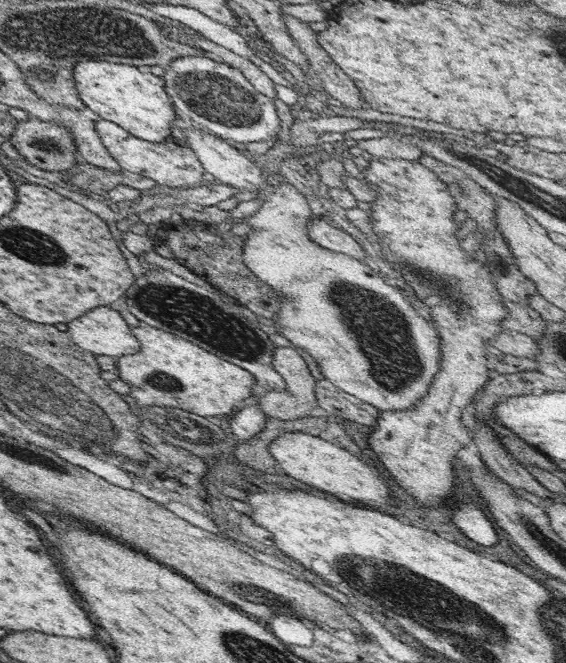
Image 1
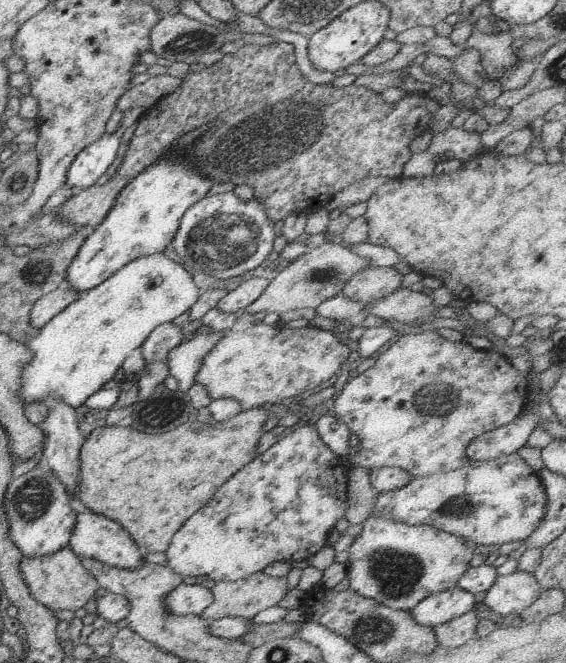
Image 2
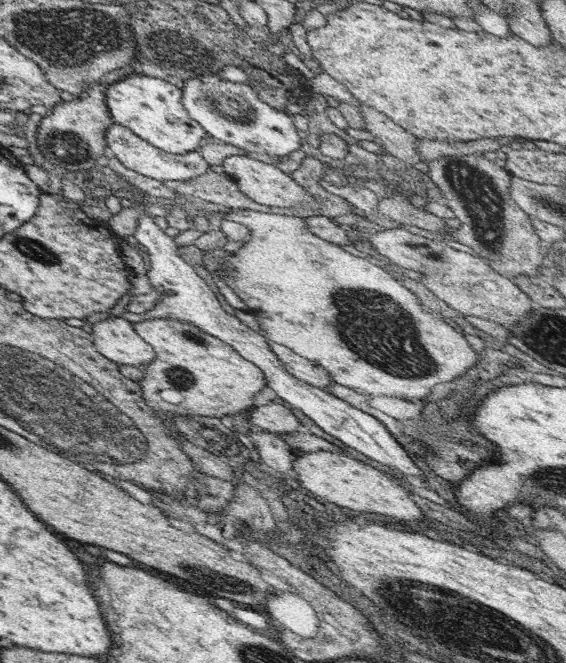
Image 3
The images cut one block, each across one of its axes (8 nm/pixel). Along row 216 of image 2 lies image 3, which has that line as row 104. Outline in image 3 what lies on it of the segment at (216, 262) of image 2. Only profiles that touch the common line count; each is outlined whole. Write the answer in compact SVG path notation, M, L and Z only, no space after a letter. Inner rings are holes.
M220 74L194 75L188 77L184 82L181 103L184 108L192 110L192 119L203 125L203 128L213 139L219 139L225 144L232 144L232 146L244 149L246 153L254 152L266 154L270 157L283 157L301 149L302 135L293 125L291 118L283 110L264 102L250 84L222 79Z

